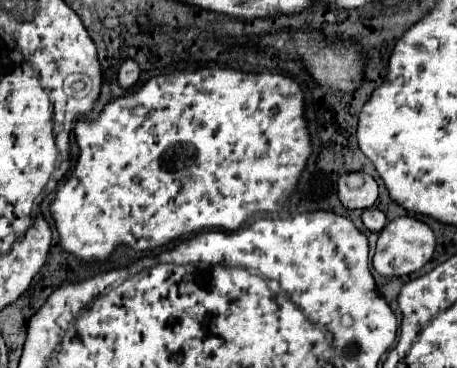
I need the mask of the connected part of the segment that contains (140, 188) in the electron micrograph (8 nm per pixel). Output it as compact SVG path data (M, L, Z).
M201 68L195 72L185 70L185 72L173 72L167 76L151 78L137 92L109 102L97 120L79 120L75 126L75 138L79 146L79 158L77 158L75 168L71 170L71 176L57 192L51 204L51 214L55 218L63 248L69 254L75 254L77 258L83 258L83 260L95 260L95 258L105 260L111 256L111 252L117 246L129 246L133 250L157 248L157 246L171 242L173 238L187 236L201 228L237 230L253 212L281 210L287 196L295 190L297 180L311 154L311 138L309 138L307 122L305 122L303 90L299 88L299 84L281 74L267 74L267 76L243 74L231 68Z

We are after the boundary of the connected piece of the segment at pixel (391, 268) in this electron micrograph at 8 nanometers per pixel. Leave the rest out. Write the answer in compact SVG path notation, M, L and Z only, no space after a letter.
M399 216L379 232L377 250L373 256L373 268L381 276L407 276L421 270L431 260L433 250L435 250L433 230L415 216Z

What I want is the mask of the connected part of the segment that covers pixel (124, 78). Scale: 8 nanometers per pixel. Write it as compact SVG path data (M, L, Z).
M125 60L123 66L119 68L117 80L119 80L119 86L123 90L129 90L139 80L139 66L133 60Z

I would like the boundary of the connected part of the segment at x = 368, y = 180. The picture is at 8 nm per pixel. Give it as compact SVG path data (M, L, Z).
M353 172L339 178L339 200L345 208L371 208L377 200L377 182L365 172Z

